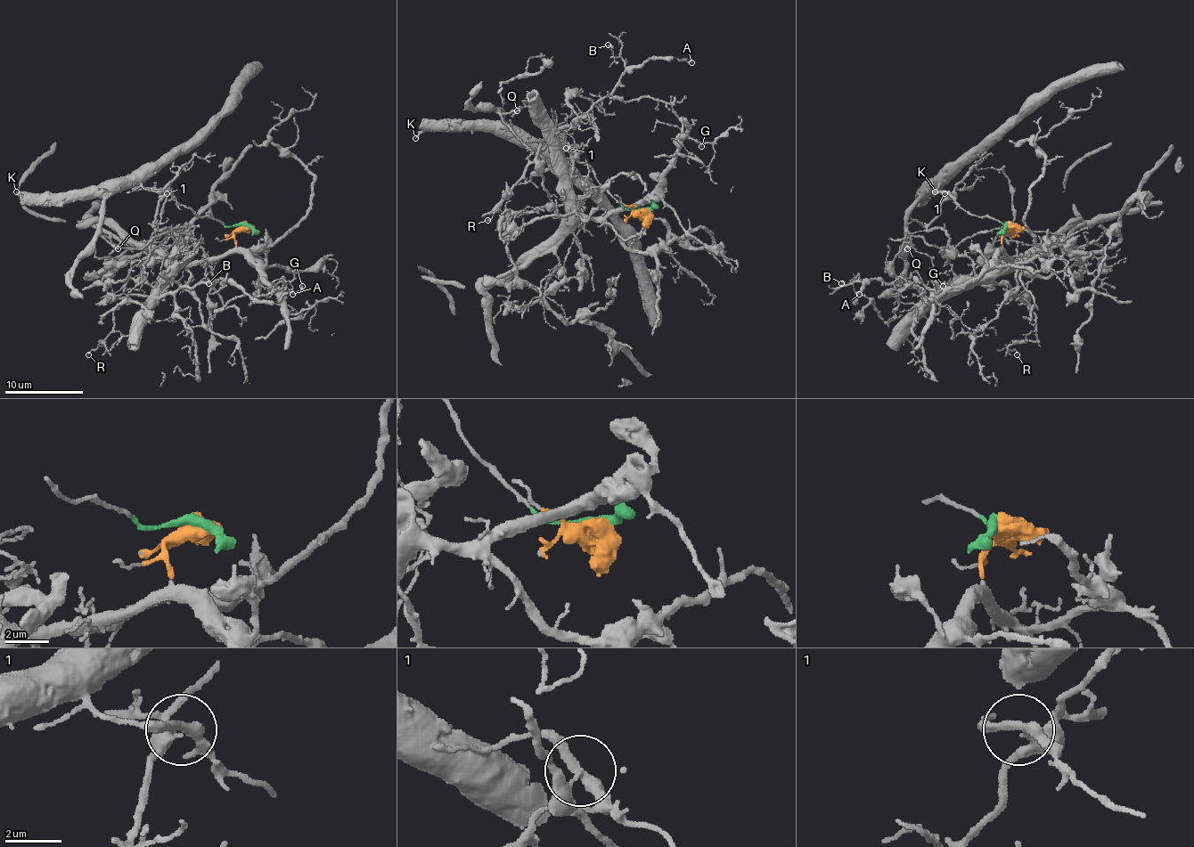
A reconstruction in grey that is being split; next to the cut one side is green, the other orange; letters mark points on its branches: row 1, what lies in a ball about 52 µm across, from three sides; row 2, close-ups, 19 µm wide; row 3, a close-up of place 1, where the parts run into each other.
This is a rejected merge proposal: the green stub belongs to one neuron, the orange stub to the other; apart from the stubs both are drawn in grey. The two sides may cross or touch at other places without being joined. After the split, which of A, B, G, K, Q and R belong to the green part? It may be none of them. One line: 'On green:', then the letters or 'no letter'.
On green: K, Q

